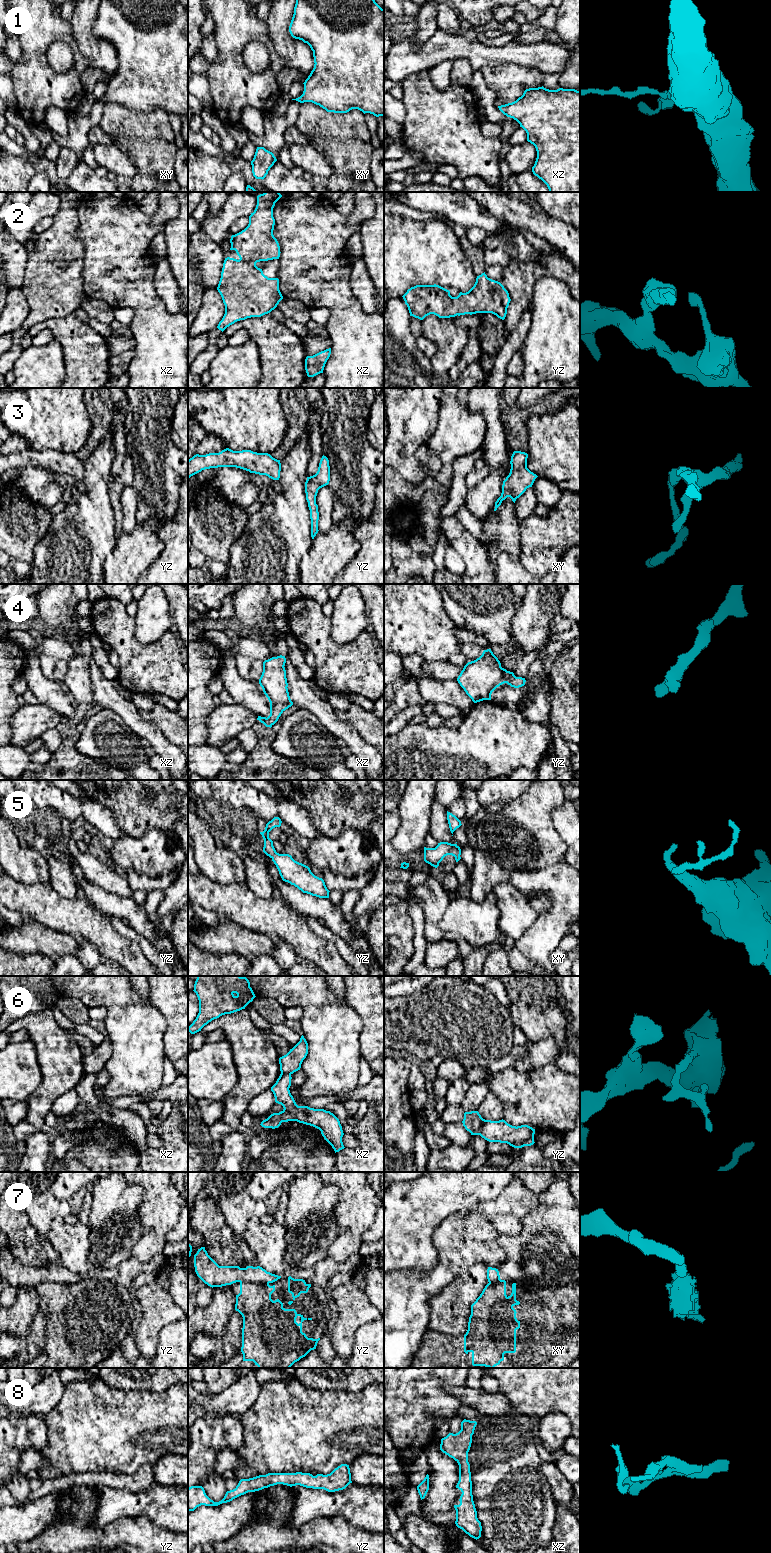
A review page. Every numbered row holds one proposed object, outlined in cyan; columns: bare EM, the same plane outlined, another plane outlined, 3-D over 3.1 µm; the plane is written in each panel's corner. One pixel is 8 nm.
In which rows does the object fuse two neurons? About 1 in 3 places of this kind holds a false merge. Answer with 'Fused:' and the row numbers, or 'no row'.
Fused: 6, 7

